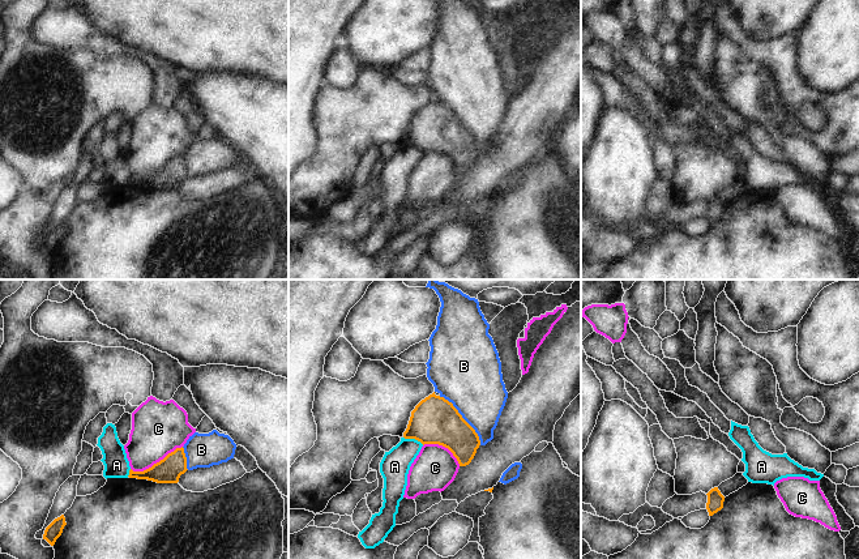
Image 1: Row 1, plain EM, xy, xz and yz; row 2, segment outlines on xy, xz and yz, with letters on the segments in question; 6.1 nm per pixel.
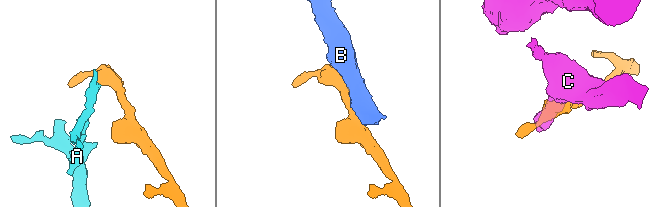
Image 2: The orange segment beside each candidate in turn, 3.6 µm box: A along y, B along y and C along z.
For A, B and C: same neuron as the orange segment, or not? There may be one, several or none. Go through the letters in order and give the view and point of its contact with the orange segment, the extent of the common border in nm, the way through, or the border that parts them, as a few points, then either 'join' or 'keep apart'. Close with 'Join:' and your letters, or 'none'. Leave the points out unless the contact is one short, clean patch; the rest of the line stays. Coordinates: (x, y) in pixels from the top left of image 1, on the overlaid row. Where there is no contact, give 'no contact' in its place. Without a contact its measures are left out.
A: contact xz (414, 438); length 140 nm; border xz (404, 436), (417, 439), (423, 444); keep apart
B: contact xz (462, 418); length 400 nm; keep apart
C: contact xy (157, 463); length 360 nm; keep apart
Join: none

